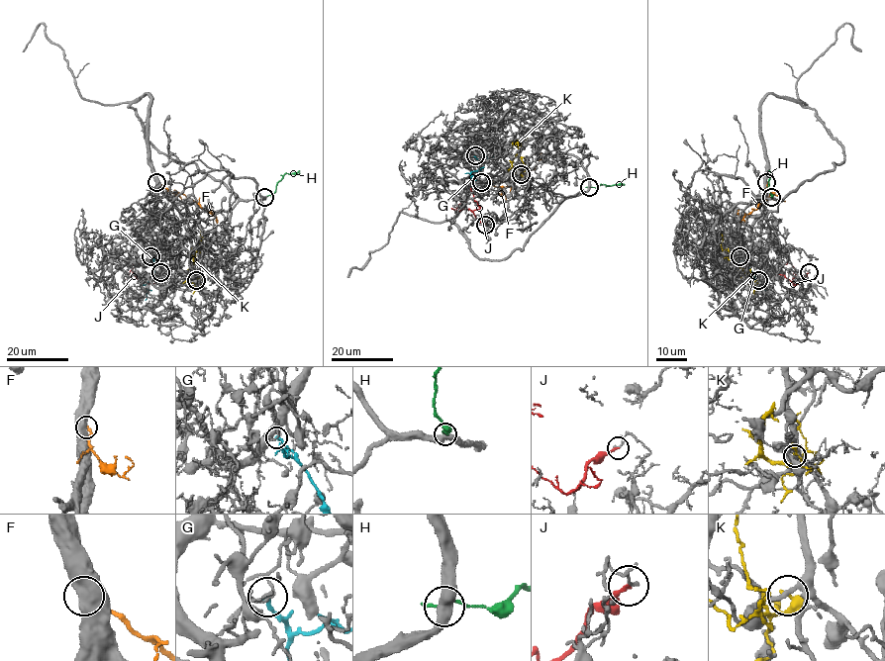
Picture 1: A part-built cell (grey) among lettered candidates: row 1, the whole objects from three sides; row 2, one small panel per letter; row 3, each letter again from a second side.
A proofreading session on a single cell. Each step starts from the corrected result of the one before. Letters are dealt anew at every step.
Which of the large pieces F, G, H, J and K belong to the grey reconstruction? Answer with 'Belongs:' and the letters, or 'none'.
Belongs: none

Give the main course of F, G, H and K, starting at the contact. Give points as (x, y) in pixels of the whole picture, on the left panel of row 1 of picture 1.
F: (155, 181), (211, 212), (218, 222), (210, 210)
G: (150, 256), (154, 277), (146, 285), (146, 300)
H: (263, 197), (275, 191), (277, 183), (285, 174), (299, 170)
K: (197, 281), (187, 280), (187, 271), (199, 247), (201, 228)

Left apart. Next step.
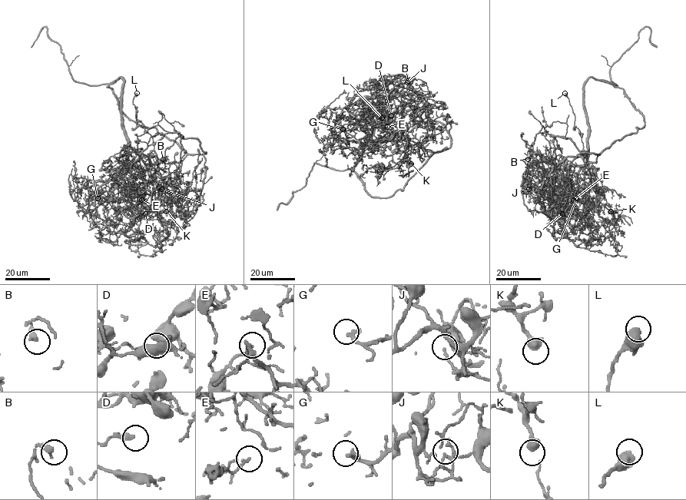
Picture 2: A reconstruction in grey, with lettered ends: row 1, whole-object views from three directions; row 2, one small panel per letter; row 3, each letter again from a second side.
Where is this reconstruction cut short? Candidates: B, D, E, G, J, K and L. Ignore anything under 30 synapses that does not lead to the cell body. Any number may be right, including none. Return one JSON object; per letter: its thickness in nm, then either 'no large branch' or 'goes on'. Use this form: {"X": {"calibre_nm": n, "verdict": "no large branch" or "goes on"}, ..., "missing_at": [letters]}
{"B": {"calibre_nm": 320, "verdict": "no large branch"}, "D": {"calibre_nm": 190, "verdict": "no large branch"}, "E": {"calibre_nm": 110, "verdict": "no large branch"}, "G": {"calibre_nm": 240, "verdict": "no large branch"}, "J": {"calibre_nm": 100, "verdict": "no large branch"}, "K": {"calibre_nm": 500, "verdict": "no large branch"}, "L": {"calibre_nm": 650, "verdict": "no large branch"}, "missing_at": []}

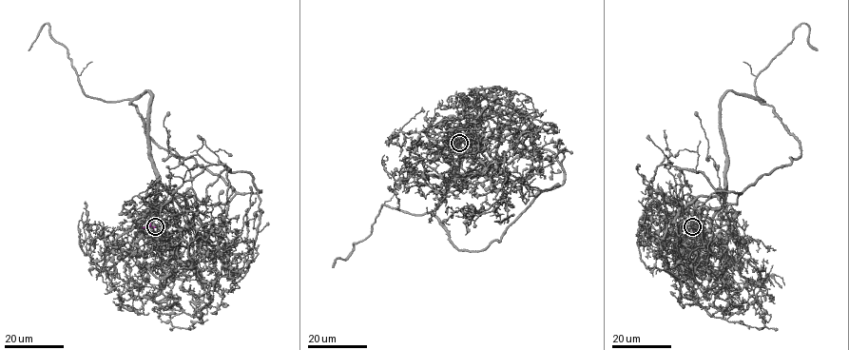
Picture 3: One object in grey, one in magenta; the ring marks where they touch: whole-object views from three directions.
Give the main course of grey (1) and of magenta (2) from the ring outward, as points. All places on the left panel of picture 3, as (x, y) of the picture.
1: (155, 226), (150, 94), (116, 101), (87, 96), (67, 49), (48, 24), (28, 50)
2: (155, 226), (142, 228)

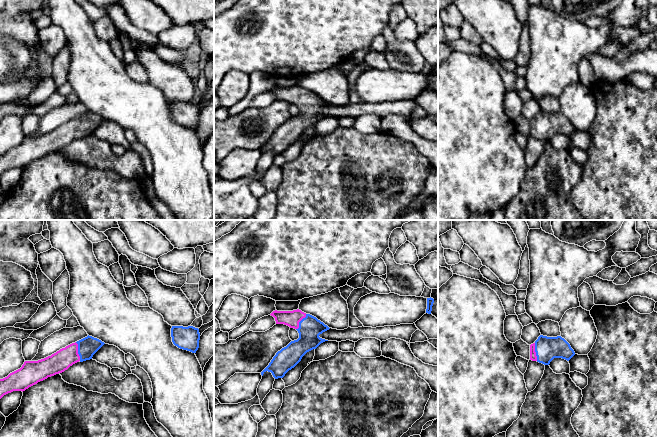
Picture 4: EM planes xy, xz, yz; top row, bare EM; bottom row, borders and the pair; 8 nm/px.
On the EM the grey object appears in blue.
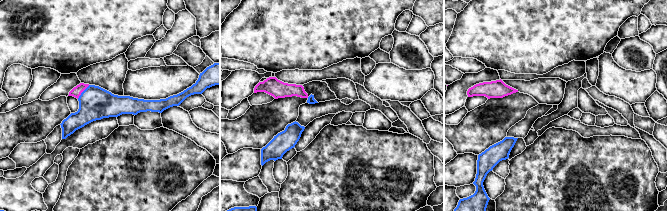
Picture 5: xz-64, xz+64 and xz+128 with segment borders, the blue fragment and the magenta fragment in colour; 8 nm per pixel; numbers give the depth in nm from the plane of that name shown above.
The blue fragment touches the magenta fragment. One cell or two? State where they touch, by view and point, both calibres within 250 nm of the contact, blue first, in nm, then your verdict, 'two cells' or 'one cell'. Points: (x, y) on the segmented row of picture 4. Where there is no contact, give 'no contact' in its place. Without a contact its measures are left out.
contact xy (78, 351); calibres 160 and 160 nm; one cell

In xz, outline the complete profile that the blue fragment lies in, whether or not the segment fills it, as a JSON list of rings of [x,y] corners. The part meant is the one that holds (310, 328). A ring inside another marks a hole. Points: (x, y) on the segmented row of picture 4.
[[[301,310],[273,311],[271,314],[276,324],[284,324],[294,328],[299,333],[297,340],[291,341],[286,347],[276,353],[269,365],[261,372],[268,371],[275,379],[283,378],[294,368],[309,351],[316,349],[321,343],[328,341],[319,337],[330,328],[316,317],[306,314]]]

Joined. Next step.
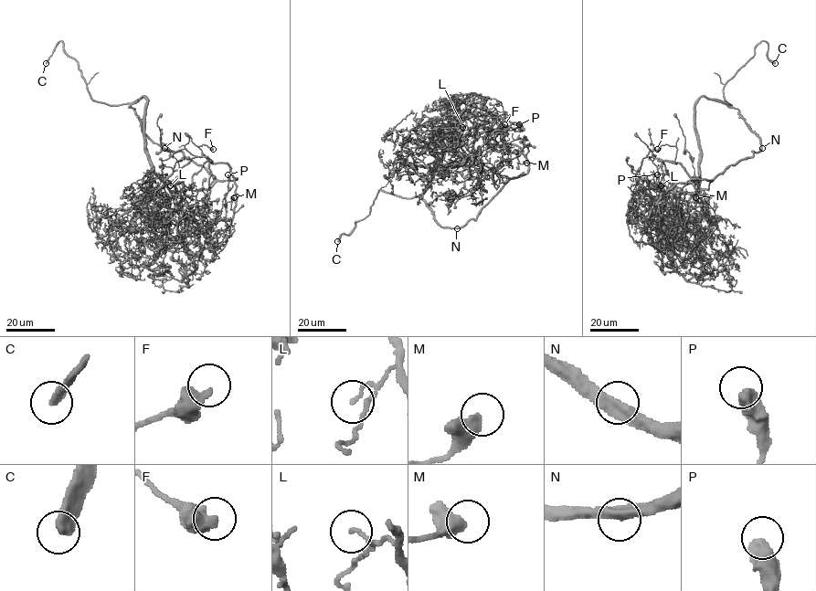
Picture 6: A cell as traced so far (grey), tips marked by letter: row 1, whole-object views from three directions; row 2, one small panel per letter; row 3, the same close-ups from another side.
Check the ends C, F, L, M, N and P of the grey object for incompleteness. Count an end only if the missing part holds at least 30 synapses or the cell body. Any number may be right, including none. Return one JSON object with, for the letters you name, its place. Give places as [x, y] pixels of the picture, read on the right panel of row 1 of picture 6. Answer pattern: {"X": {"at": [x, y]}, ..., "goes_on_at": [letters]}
{"C": {"at": [775, 63]}, "goes_on_at": ["C"]}

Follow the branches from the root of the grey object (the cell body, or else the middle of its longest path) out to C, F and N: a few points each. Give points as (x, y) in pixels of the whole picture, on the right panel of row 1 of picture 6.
C: (700, 164), (695, 102), (705, 97), (731, 104), (724, 86), (761, 41), (775, 63)
F: (700, 164), (695, 183), (663, 191), (661, 161), (674, 161), (677, 148), (657, 149)
N: (700, 164), (695, 102), (701, 97), (724, 101), (736, 109), (746, 124), (760, 139), (762, 148)

